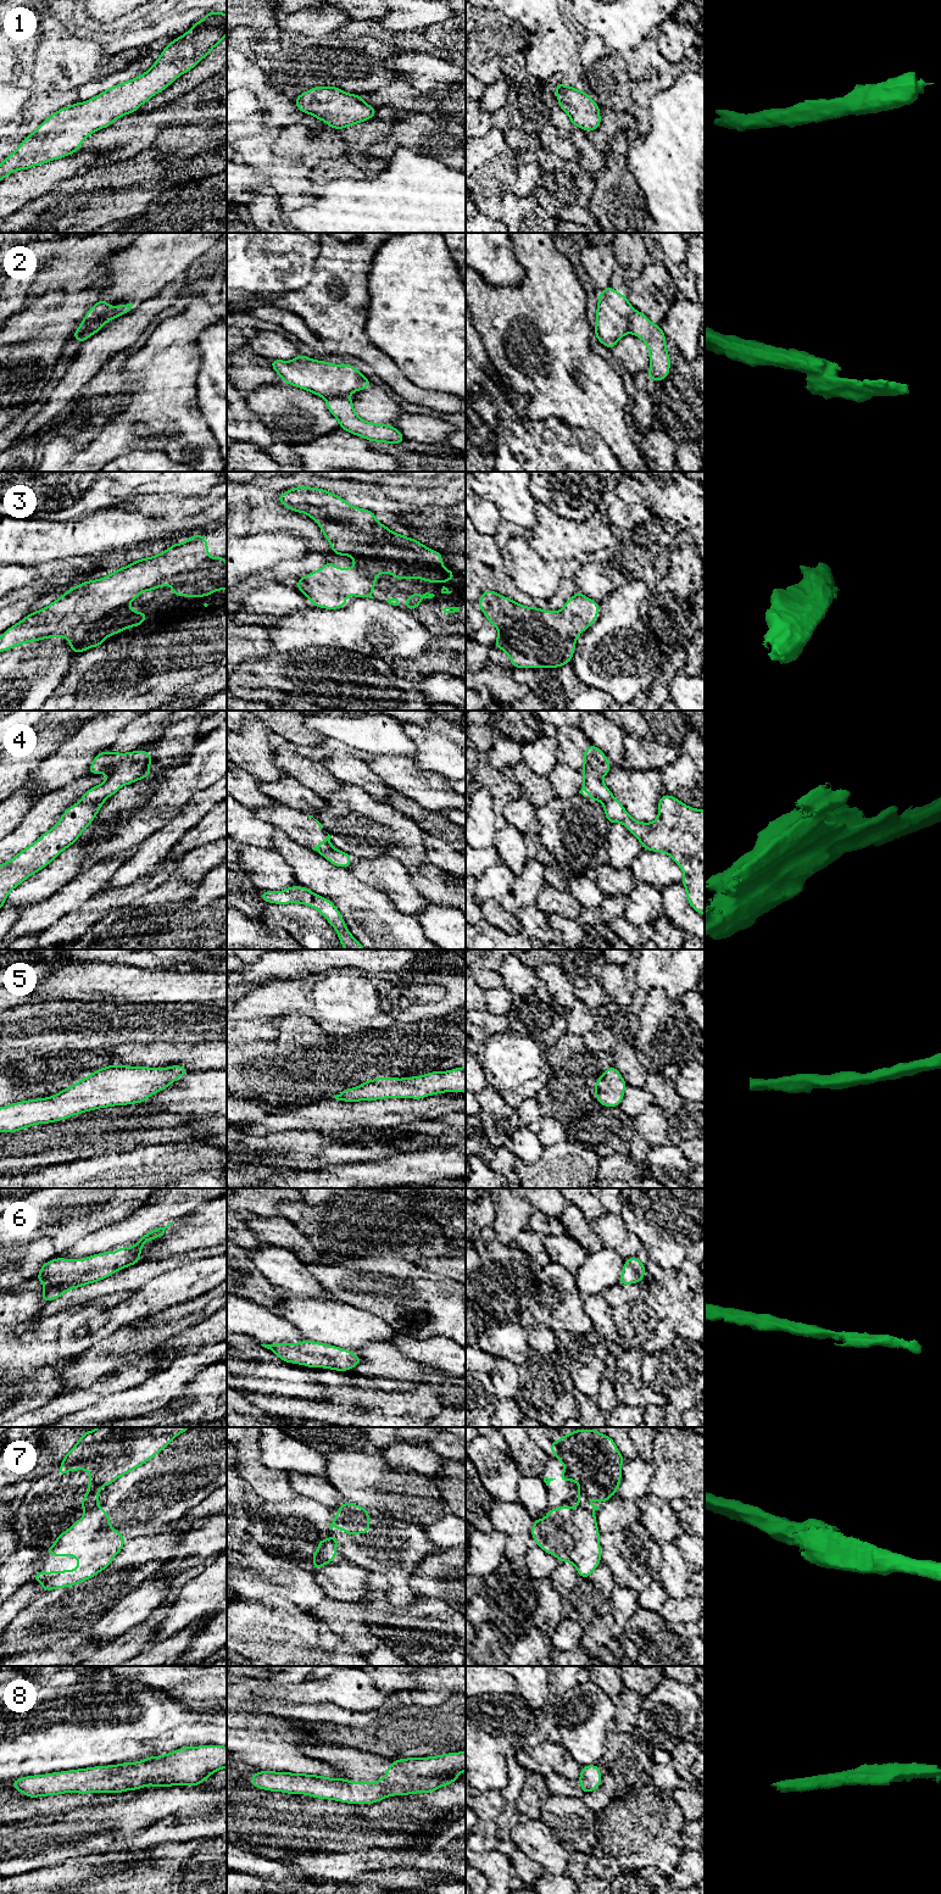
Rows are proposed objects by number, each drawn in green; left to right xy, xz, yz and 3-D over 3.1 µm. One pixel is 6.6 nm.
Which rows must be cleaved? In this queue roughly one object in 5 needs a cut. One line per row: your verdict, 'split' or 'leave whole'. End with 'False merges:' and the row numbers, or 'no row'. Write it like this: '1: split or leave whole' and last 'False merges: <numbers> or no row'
1: leave whole
2: split
3: leave whole
4: split
5: leave whole
6: leave whole
7: split
8: leave whole
False merges: 2, 4, 7

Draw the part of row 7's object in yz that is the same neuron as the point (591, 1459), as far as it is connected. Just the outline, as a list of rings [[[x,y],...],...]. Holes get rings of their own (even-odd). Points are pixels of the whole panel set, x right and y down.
[[[596,1428],[574,1430],[572,1433],[563,1435],[561,1439],[551,1443],[549,1452],[555,1452],[555,1458],[566,1467],[558,1480],[575,1481],[579,1484],[578,1504],[583,1509],[588,1511],[600,1509],[597,1505],[588,1504],[591,1495],[595,1500],[603,1504],[612,1495],[617,1494],[622,1480],[620,1467],[624,1458],[609,1436],[598,1433]]]

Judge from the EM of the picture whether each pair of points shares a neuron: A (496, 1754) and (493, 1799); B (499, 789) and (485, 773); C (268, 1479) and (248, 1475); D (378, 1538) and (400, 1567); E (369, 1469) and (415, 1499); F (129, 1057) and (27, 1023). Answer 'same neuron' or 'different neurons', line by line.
A: different neurons
B: same neuron
C: same neuron
D: same neuron
E: same neuron
F: different neurons

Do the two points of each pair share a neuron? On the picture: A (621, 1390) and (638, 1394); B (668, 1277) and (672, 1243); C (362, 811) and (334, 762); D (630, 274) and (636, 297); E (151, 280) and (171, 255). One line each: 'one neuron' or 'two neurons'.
A: one neuron
B: two neurons
C: two neurons
D: two neurons
E: one neuron

